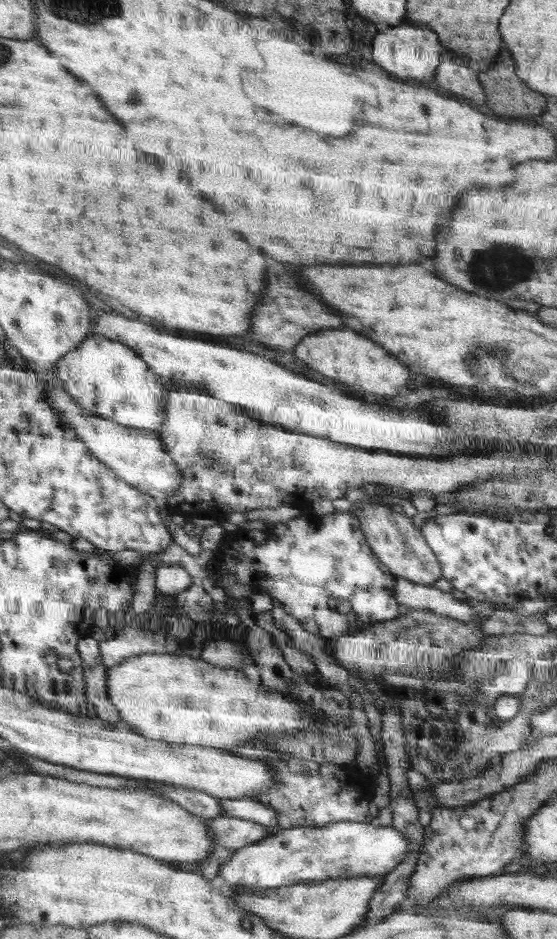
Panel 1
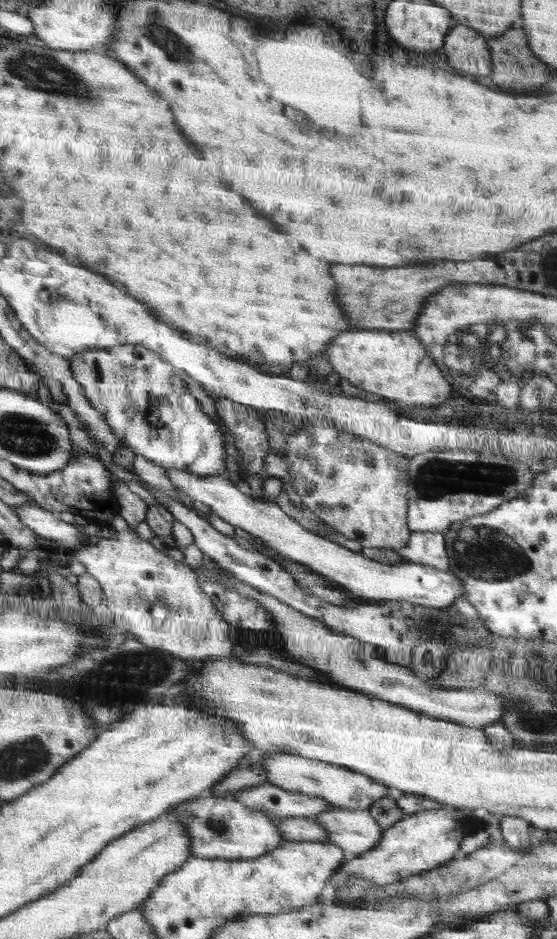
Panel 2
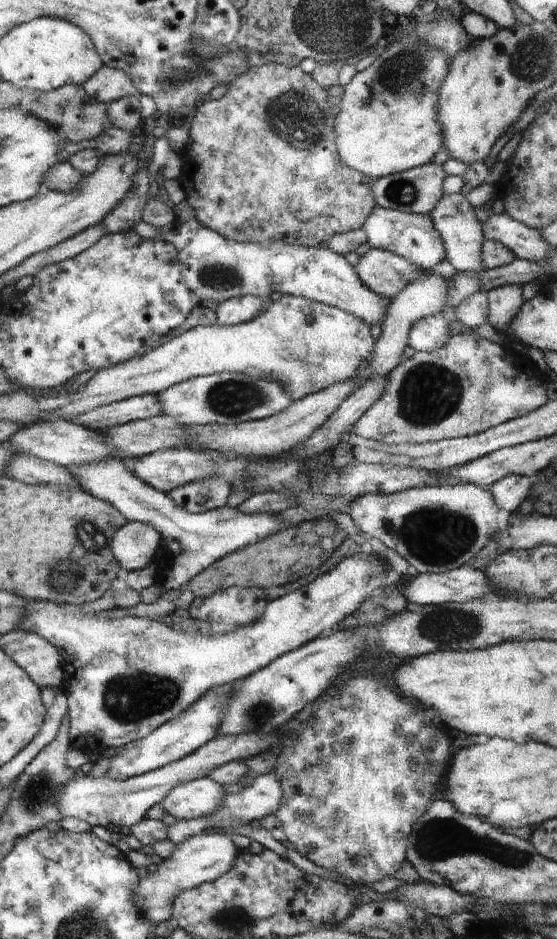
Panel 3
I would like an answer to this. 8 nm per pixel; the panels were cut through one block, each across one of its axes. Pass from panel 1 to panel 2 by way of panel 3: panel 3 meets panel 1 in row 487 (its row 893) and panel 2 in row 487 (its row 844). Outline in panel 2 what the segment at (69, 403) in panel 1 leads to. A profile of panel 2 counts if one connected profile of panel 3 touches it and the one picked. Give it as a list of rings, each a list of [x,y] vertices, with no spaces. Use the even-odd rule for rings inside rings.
[[[178,468],[166,469],[167,476],[175,487],[194,500],[208,505],[228,523],[264,540],[268,547],[280,555],[307,565],[320,575],[324,575],[337,586],[348,591],[354,599],[374,599],[384,601],[406,601],[436,609],[452,606],[456,597],[463,596],[462,582],[451,570],[438,570],[419,563],[390,565],[364,558],[360,553],[347,550],[337,543],[316,533],[309,532],[287,516],[275,502],[264,501],[242,494],[228,476],[205,477]]]

